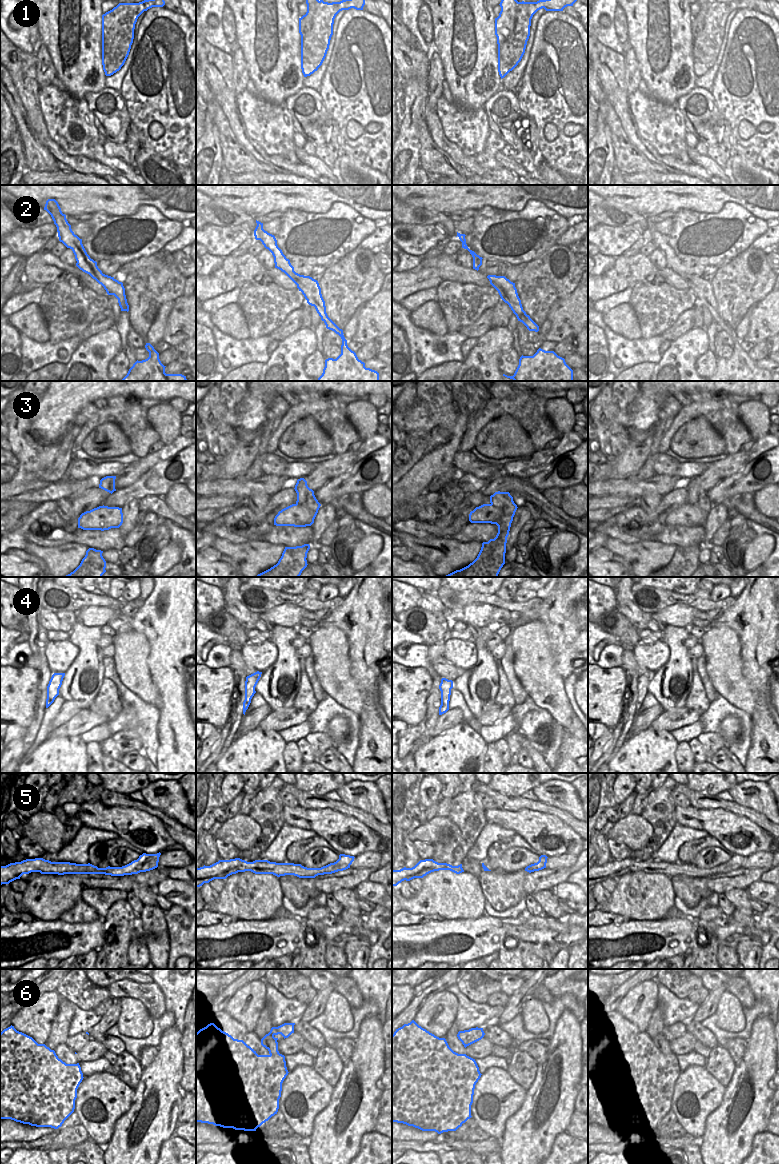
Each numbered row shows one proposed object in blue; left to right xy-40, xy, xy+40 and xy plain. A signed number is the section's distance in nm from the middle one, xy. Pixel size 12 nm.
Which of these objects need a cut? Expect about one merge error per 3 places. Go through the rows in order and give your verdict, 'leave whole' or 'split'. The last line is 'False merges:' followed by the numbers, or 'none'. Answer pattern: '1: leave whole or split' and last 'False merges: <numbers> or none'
1: split
2: leave whole
3: split
4: leave whole
5: leave whole
6: split
False merges: 1, 3, 6

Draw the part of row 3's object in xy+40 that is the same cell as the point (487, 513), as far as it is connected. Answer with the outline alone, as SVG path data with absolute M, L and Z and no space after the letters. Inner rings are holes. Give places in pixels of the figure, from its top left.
M483 504L479 507L476 507L469 514L469 521L471 523L491 523L498 524L502 519L503 511L492 505L492 504Z

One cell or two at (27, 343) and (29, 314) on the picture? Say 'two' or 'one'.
two

